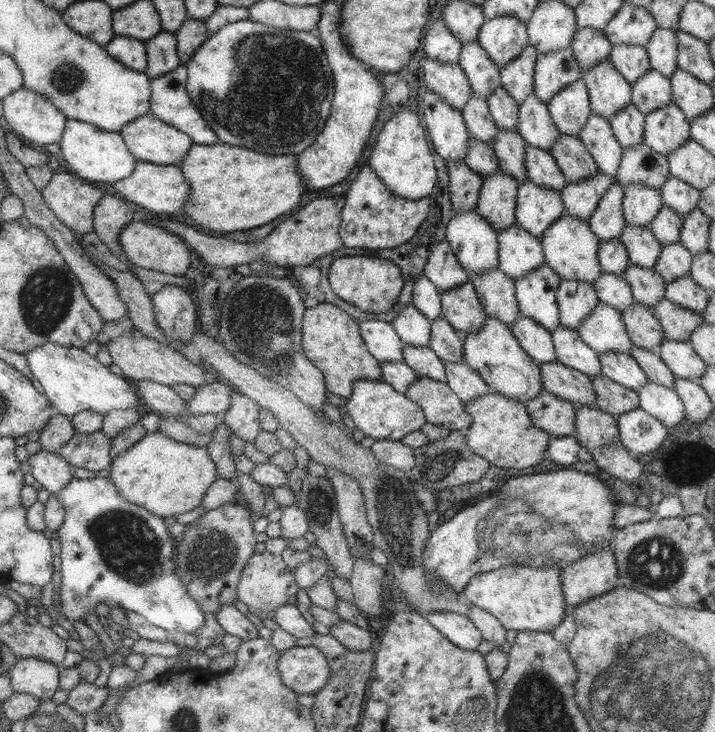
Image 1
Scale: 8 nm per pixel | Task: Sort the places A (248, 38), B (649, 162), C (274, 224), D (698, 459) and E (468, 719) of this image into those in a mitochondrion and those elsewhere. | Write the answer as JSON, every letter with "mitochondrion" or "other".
{"A":"mitochondrion","B":"other","C":"other","D":"other","E":"mitochondrion"}

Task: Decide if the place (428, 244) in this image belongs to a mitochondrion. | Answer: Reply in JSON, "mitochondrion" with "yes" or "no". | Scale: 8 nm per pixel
{"mitochondrion":"no"}

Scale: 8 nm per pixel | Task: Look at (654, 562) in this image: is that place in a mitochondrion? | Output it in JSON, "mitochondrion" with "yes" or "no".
{"mitochondrion":"yes"}

